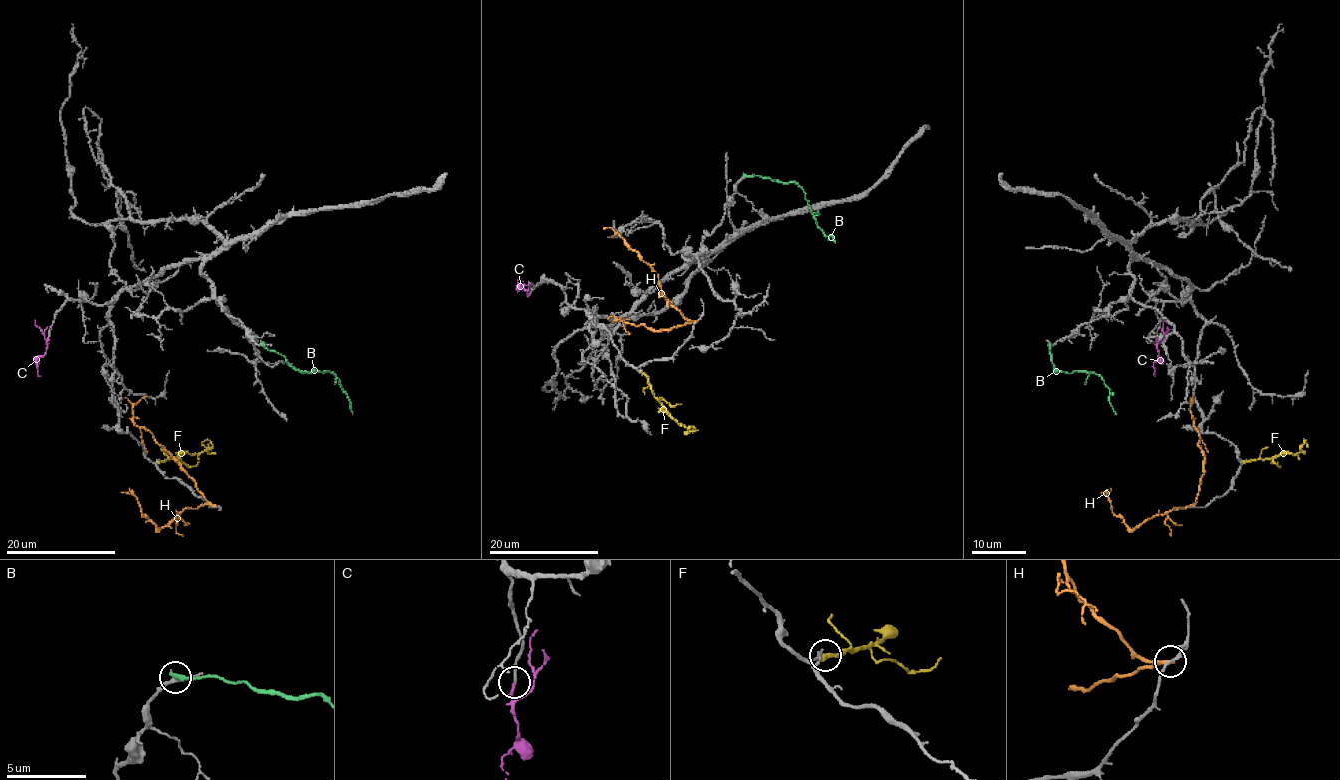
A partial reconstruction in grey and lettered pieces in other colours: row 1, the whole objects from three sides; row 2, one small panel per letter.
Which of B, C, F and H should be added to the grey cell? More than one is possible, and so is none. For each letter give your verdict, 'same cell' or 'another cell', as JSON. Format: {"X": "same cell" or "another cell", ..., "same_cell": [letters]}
{"B": "another cell", "C": "same cell", "F": "another cell", "H": "another cell", "same_cell": ["C"]}

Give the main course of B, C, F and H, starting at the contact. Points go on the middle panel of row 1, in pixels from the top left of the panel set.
B: (744, 175), (795, 182), (803, 191), (817, 225), (825, 236), (832, 236), (835, 243)
C: (531, 284), (519, 282), (519, 280), (523, 281)
F: (642, 373), (654, 397), (669, 414), (679, 423), (695, 429), (684, 433), (690, 433)
H: (696, 321), (688, 321), (665, 297), (657, 274), (616, 232), (610, 227), (603, 229)

